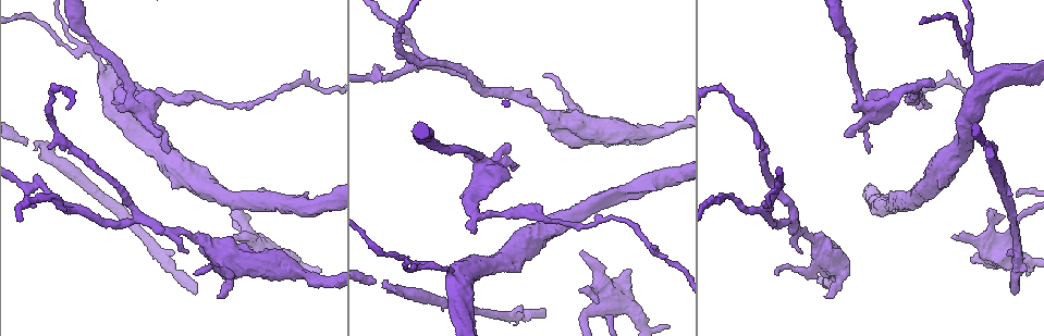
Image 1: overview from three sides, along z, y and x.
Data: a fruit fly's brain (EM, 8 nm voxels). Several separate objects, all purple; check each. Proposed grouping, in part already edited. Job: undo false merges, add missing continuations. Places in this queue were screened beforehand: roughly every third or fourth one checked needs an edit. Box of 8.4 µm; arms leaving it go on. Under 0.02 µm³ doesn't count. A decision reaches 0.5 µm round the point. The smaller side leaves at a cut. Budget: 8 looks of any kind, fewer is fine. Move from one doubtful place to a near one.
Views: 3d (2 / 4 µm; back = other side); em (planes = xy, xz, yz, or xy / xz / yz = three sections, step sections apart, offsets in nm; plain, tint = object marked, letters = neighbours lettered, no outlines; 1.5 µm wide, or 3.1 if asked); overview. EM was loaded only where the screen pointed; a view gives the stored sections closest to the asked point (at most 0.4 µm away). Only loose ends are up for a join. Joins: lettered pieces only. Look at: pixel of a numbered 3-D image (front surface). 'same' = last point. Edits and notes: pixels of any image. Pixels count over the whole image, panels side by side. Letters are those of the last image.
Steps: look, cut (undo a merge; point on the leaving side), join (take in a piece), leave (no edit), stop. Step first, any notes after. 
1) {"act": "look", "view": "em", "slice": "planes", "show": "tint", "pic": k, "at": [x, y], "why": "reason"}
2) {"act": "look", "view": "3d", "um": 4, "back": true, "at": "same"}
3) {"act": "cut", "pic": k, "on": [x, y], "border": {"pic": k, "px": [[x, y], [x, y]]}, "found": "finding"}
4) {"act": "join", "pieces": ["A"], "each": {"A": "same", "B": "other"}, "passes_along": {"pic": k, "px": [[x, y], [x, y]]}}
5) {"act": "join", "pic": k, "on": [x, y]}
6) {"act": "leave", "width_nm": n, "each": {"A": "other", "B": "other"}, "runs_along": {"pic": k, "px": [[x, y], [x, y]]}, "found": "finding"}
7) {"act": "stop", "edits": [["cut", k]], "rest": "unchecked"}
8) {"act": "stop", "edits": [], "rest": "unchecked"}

{"act": "look", "view": "em", "slice": "planes", "show": "letters", "pic": 1, "at": [581, 252], "why": "branch stops here"}

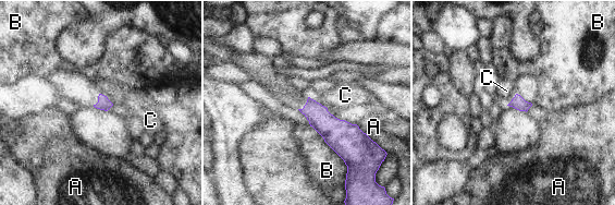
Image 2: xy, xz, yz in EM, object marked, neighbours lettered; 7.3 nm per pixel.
{"act": "leave", "each": {"A": "other", "B": "other", "C": "other"}, "border": {"pic": 2, "px": [[309, 96], [328, 108]]}, "found": "no lettered piece goes on from it"}

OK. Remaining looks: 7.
{"act": "look", "view": "3d", "um": 2, "pic": 1, "at": [140, 216], "why": "three arms meet"}

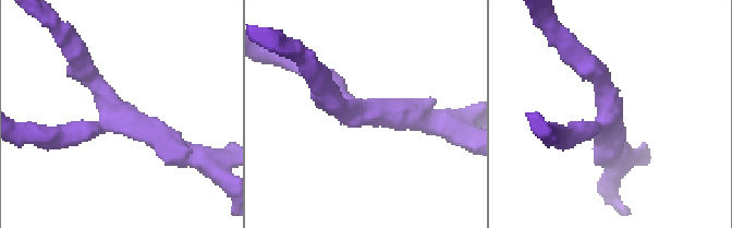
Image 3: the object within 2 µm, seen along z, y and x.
{"act": "look", "view": "em", "slice": "planes", "show": "plain", "pic": 3, "at": [364, 111], "arms": 3, "arm_widths_nm": [170, 200, 200], "why": "shape alone is not enough"}

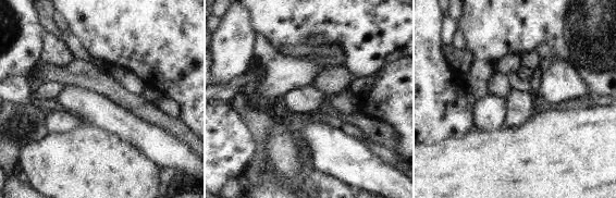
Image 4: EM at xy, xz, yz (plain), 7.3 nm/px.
{"act": "look", "view": "em", "slice": "planes", "show": "letters", "at": "same"}

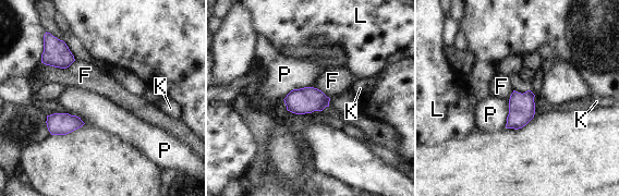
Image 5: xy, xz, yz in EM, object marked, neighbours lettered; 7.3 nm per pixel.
{"act": "leave", "each": {"F": "other", "K": "other", "L": "other", "P": "other"}, "border": {"pic": 5, "px": [[311, 86], [294, 88], [282, 99]]}, "found": "all the same neuron"}

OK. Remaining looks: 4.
{"act": "look", "view": "3d", "um": 2, "pic": 1, "at": [770, 207], "why": "free end"}

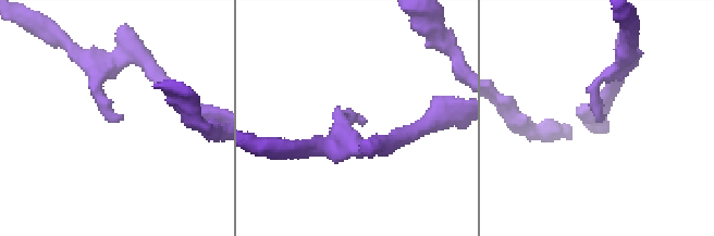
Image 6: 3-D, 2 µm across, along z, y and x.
{"act": "look", "view": "em", "slice": "planes", "show": "letters", "pic": 6, "at": [117, 121], "arm_widths_nm": [170, 170], "why": "shape alone is not enough"}

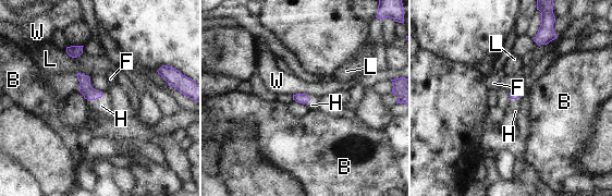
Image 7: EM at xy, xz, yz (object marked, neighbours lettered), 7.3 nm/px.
{"act": "join", "pieces": ["H"], "each": {"B": "other", "F": "other", "H": "same", "L": "other", "W": "other"}, "found": "the neuron continues"}

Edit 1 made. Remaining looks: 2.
{"act": "stop", "edits": [["join", 7]], "rest": "unchecked"}

